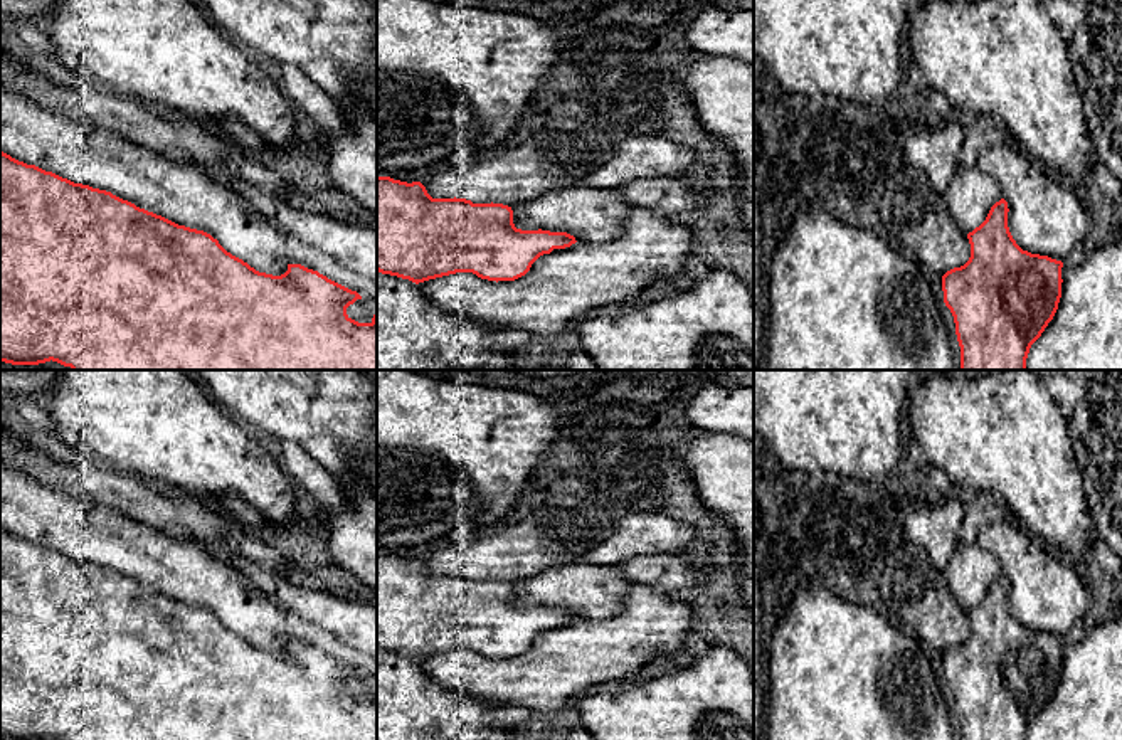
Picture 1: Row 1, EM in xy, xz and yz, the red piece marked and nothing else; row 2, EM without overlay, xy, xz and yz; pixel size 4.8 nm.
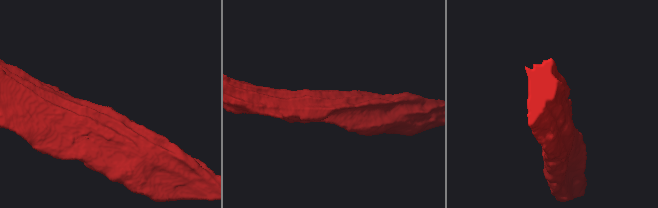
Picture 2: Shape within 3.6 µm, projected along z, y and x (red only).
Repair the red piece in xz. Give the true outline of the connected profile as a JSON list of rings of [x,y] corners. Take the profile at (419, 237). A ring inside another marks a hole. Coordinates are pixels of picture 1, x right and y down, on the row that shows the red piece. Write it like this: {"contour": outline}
{"contour": [[[377,177],[377,271],[415,284],[473,272],[515,281],[553,249],[575,244],[567,232],[521,230],[503,204],[432,198],[421,182]]]}

